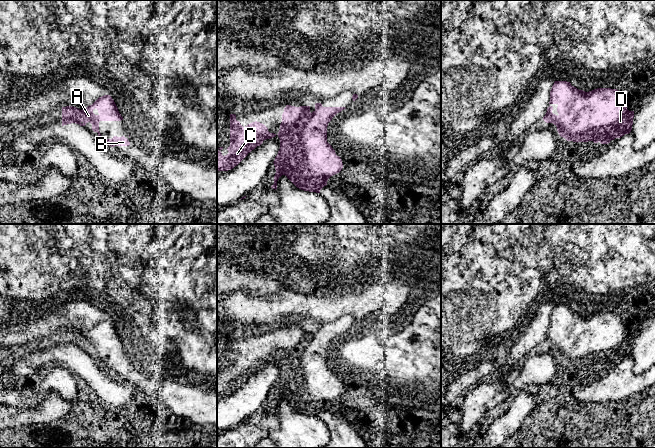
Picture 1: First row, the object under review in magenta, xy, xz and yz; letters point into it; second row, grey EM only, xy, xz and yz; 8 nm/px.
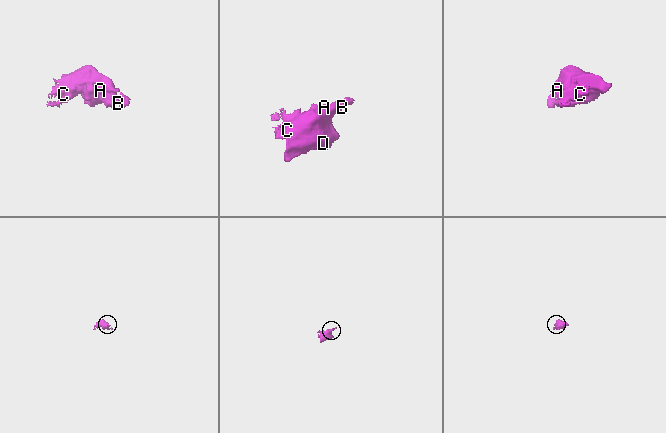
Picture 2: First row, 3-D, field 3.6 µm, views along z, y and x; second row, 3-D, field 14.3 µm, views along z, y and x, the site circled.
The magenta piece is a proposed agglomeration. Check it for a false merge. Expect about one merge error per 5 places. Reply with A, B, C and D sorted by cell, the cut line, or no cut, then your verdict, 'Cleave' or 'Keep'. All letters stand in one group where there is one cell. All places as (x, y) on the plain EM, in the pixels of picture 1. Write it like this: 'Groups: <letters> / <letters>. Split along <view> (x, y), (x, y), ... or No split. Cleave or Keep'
Groups: A B C D. No split. Keep

